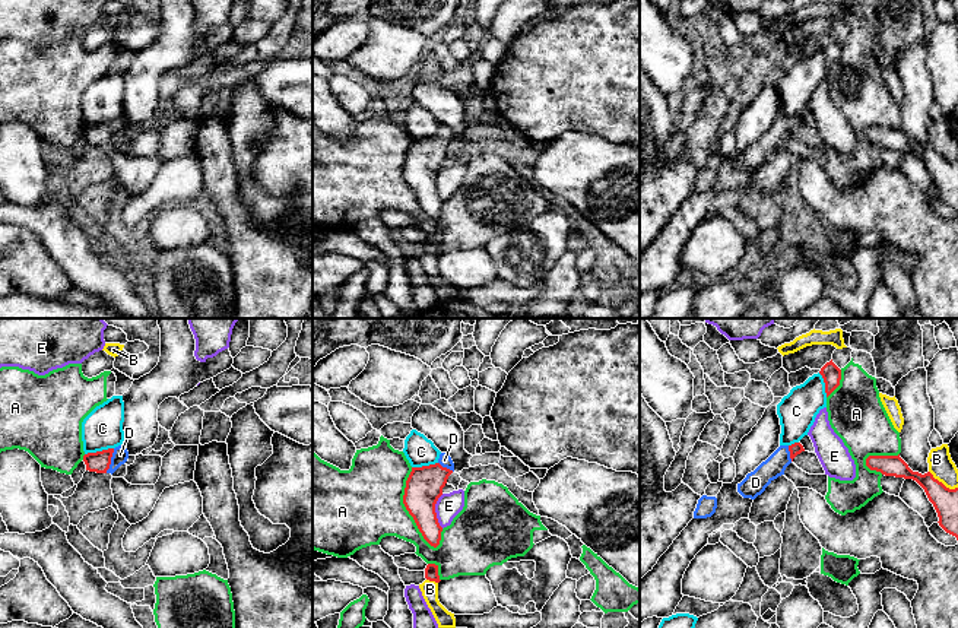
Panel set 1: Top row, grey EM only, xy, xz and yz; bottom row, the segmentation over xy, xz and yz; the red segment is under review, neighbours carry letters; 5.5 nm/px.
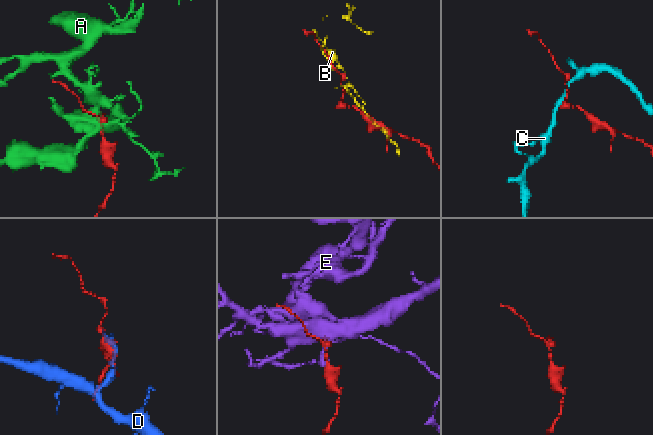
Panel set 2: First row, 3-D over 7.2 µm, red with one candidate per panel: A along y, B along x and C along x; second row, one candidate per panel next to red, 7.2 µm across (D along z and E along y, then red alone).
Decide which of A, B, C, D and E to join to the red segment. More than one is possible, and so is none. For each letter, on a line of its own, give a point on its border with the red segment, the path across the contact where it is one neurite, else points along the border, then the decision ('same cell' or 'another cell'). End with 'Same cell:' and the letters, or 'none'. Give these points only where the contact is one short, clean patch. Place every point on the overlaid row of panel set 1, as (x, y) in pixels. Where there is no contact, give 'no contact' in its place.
A: meets red in xz at (406, 508); another cell
B: meets red in yz at (941, 482); another cell
C: meets red in xy at (98, 452); another cell
D: meets red in xy at (110, 460); runs through xy (98, 462), (110, 460), (120, 454); same cell
E: meets red in xz at (434, 511); another cell
Same cell: D

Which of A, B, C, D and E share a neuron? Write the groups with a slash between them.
A / B / C / D / E

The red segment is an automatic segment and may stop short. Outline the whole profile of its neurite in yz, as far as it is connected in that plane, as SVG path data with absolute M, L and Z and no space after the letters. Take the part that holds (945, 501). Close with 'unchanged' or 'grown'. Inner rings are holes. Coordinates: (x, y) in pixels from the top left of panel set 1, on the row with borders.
M869 456L866 466L870 470L881 472L885 476L895 476L916 480L933 504L939 526L958 540L958 488L949 489L933 478L930 472L921 475L913 472L908 464L898 456Z; unchanged

